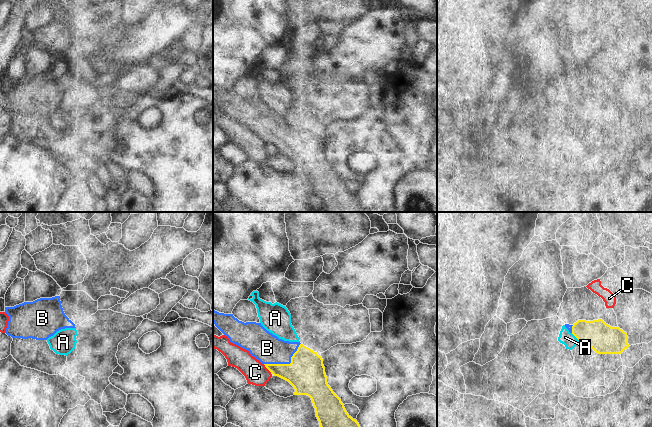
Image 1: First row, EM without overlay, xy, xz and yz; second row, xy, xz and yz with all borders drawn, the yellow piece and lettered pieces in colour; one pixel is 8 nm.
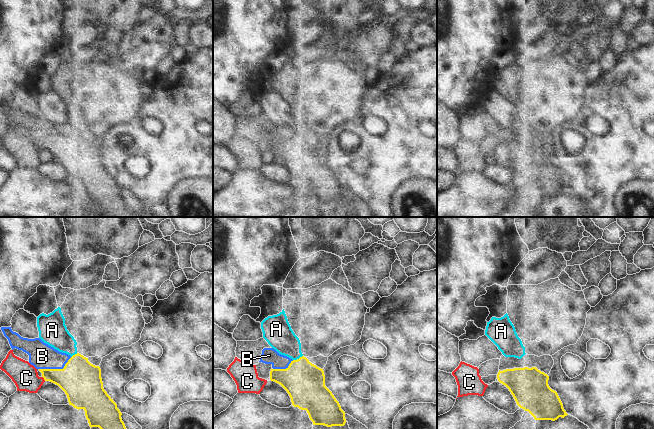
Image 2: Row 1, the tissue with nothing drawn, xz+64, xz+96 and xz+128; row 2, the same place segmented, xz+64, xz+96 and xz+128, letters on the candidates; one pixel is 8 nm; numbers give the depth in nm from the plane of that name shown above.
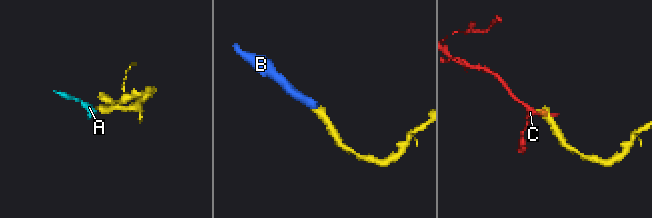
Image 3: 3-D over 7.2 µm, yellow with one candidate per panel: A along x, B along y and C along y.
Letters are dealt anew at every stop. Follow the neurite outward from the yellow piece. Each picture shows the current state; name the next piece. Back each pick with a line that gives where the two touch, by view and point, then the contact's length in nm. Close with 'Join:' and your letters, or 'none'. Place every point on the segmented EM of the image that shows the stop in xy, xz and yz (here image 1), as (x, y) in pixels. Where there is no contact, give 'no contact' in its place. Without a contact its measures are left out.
B: contact xz (286, 364); length 340 nm
Join: B

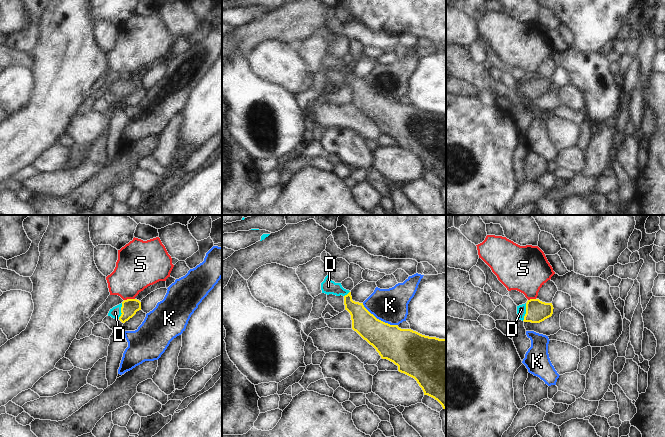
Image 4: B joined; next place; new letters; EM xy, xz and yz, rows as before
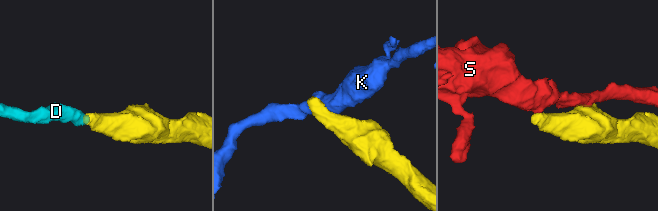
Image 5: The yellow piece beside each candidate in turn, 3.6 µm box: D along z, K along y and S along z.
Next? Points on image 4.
D: contact yz (526, 312); length 150 nm
Join: D

